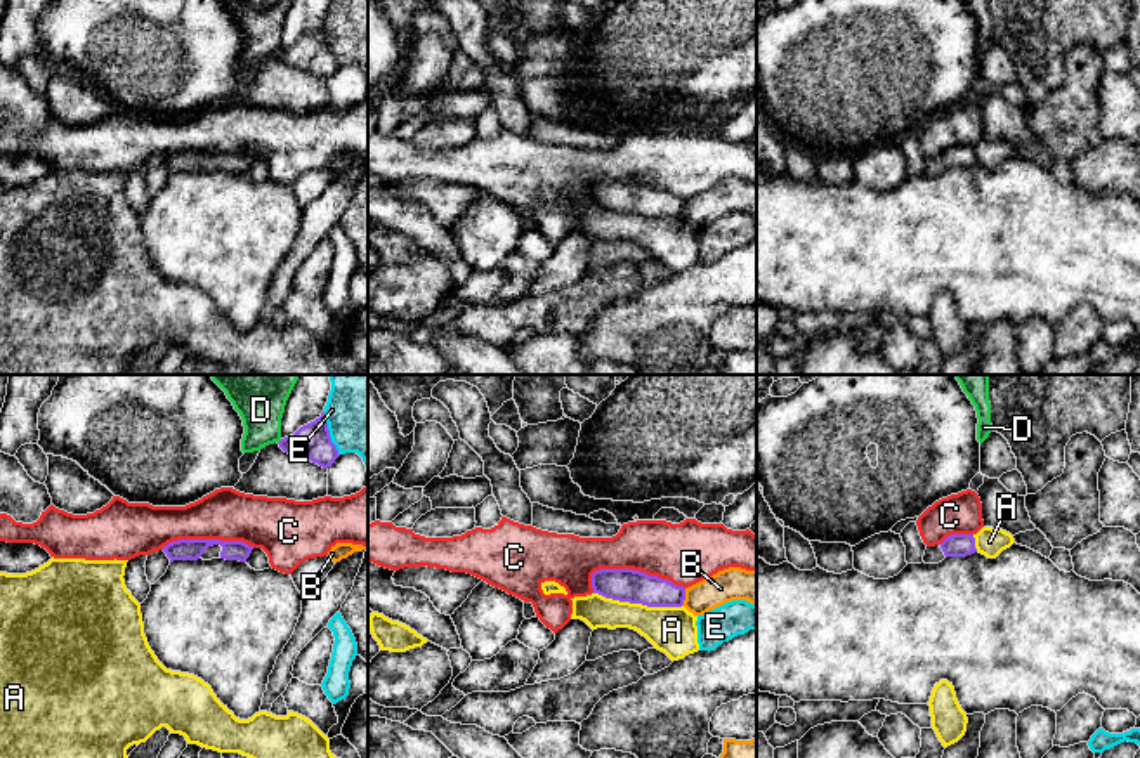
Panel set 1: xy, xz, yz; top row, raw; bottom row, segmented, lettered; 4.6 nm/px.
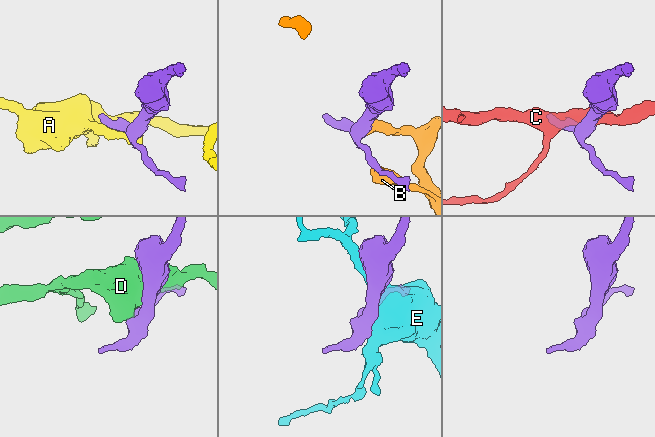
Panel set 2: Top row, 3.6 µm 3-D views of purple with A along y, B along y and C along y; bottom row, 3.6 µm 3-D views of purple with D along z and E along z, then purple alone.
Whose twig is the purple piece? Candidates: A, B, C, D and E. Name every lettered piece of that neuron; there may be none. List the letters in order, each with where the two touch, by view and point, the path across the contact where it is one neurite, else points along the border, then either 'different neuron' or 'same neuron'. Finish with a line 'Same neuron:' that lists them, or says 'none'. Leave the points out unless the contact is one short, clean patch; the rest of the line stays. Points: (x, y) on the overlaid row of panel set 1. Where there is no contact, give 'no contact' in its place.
A: xz (639, 602) | different neuron
B: xz (684, 597) | along xz (686, 588), (682, 604) | different neuron
C: xz (637, 571) | different neuron
D: xy (280, 441) | along xy (281, 439), (278, 443) | different neuron
E: xy (328, 434) | different neuron
Same neuron: none

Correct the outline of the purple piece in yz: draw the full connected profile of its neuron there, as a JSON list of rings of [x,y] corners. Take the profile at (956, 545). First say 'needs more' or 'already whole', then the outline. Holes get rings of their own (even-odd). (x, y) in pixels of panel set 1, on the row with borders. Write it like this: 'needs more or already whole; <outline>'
needs more; [[[951,534],[940,545],[927,546],[923,562],[939,564],[946,557],[966,557],[975,552],[977,548],[973,534]]]

